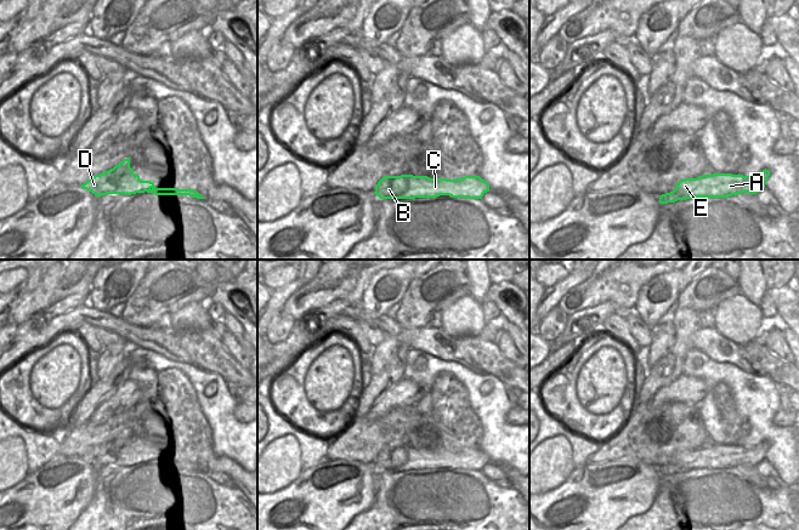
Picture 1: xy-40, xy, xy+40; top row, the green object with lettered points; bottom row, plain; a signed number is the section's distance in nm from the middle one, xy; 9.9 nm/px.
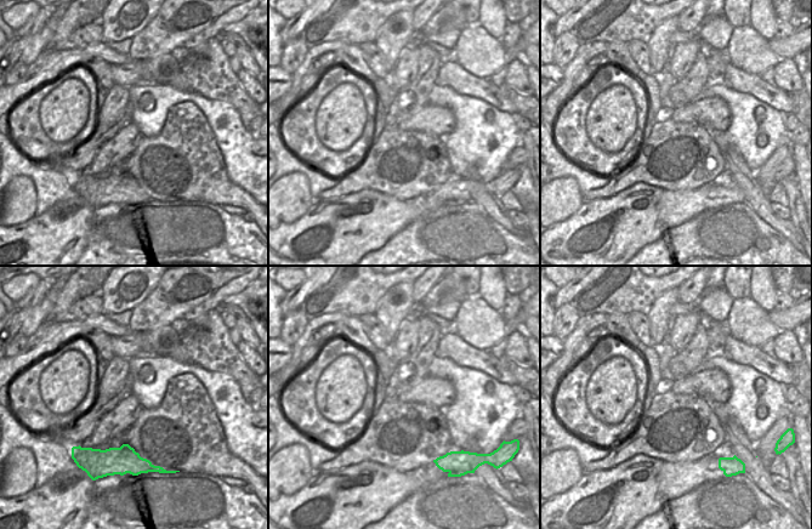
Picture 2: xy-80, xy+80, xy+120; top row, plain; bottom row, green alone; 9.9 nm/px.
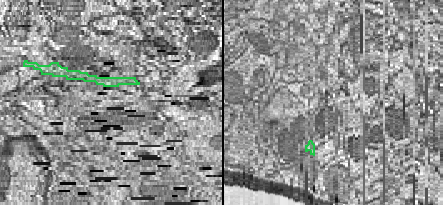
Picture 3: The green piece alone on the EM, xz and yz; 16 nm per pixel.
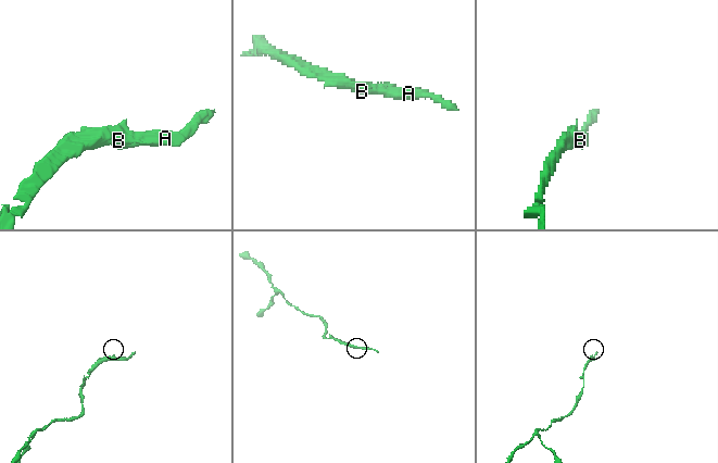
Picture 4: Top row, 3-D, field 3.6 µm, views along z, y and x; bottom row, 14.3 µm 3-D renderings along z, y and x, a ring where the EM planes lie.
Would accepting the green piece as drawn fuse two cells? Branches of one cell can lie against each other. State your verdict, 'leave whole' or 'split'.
leave whole

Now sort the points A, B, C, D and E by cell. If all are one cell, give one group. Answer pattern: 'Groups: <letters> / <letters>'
Groups: A B C D E

